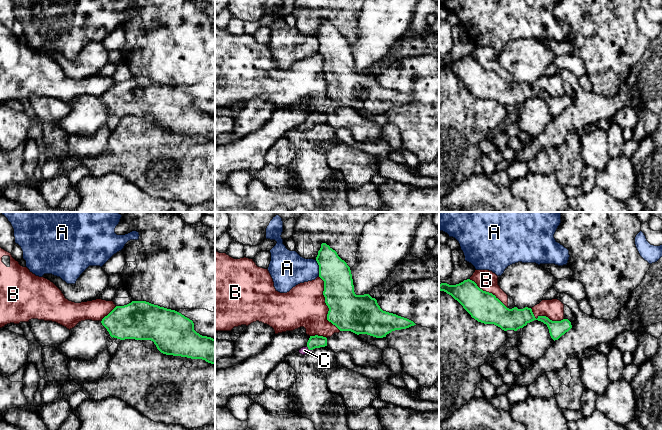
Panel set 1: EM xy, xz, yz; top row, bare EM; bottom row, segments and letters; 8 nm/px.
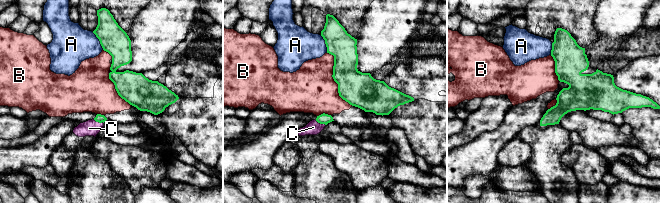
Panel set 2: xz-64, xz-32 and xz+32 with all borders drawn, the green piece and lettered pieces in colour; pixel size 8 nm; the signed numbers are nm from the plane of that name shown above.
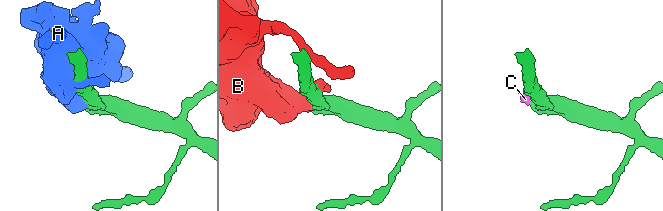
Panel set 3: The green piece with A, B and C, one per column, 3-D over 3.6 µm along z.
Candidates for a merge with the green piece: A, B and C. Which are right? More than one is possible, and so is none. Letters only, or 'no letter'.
C

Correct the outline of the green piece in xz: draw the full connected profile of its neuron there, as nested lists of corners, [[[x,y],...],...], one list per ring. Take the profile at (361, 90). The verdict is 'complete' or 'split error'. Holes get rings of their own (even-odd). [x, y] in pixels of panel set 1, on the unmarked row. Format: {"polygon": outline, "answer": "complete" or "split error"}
{"polygon": [[[326,19],[321,20],[316,37],[319,41],[319,53],[324,57],[323,71],[329,84],[327,96],[340,107],[351,107],[357,111],[367,110],[376,114],[383,114],[392,107],[416,101],[407,94],[383,87],[377,76],[369,70],[356,71],[350,43]]], "answer": "complete"}

